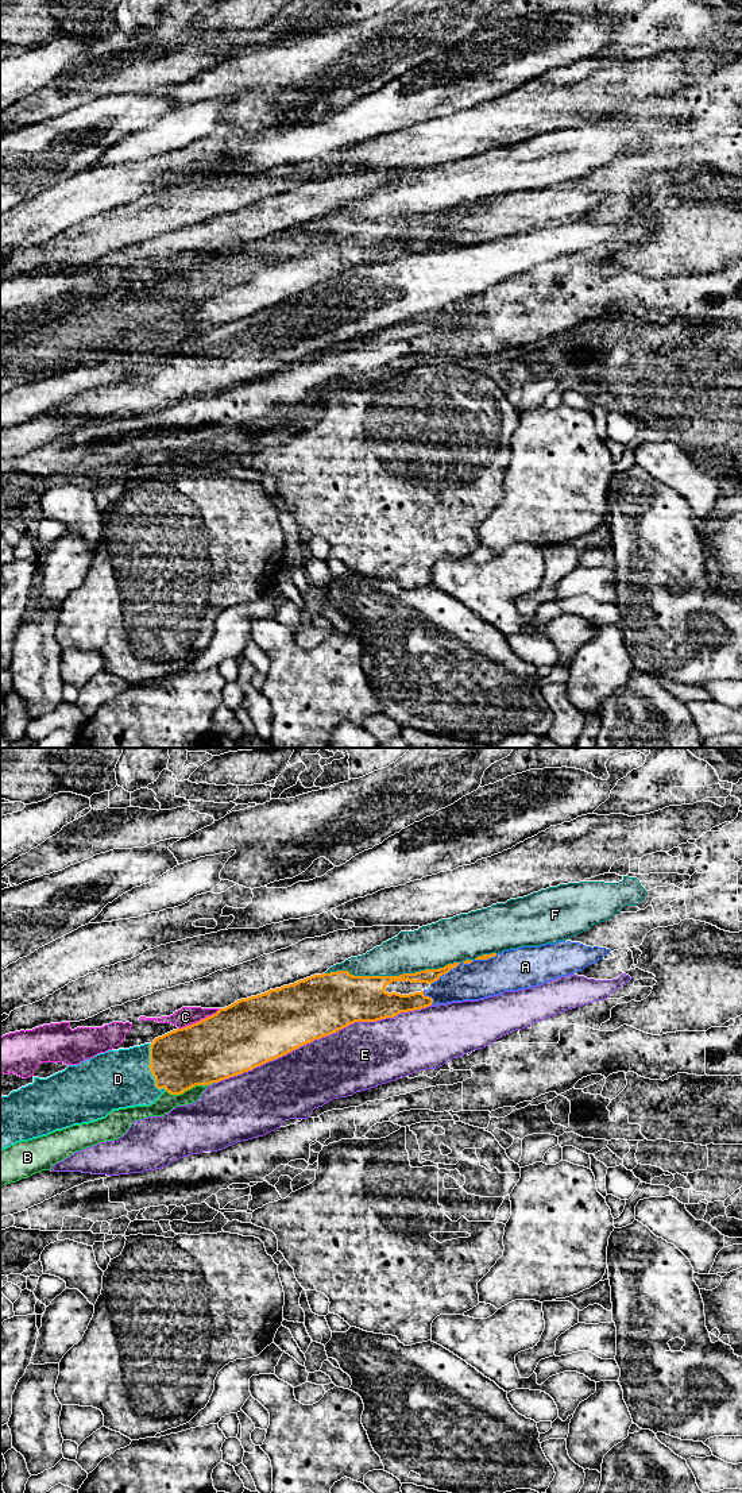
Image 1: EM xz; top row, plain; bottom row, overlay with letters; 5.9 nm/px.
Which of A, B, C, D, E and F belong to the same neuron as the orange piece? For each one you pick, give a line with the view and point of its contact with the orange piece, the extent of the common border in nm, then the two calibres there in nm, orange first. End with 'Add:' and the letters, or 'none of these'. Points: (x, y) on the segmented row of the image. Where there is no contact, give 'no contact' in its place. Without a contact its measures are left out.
D: meets orange in xz at (150, 1071); contact 300 nm long; 360 nm thick on the orange side, 360 nm on the other
Add: D

